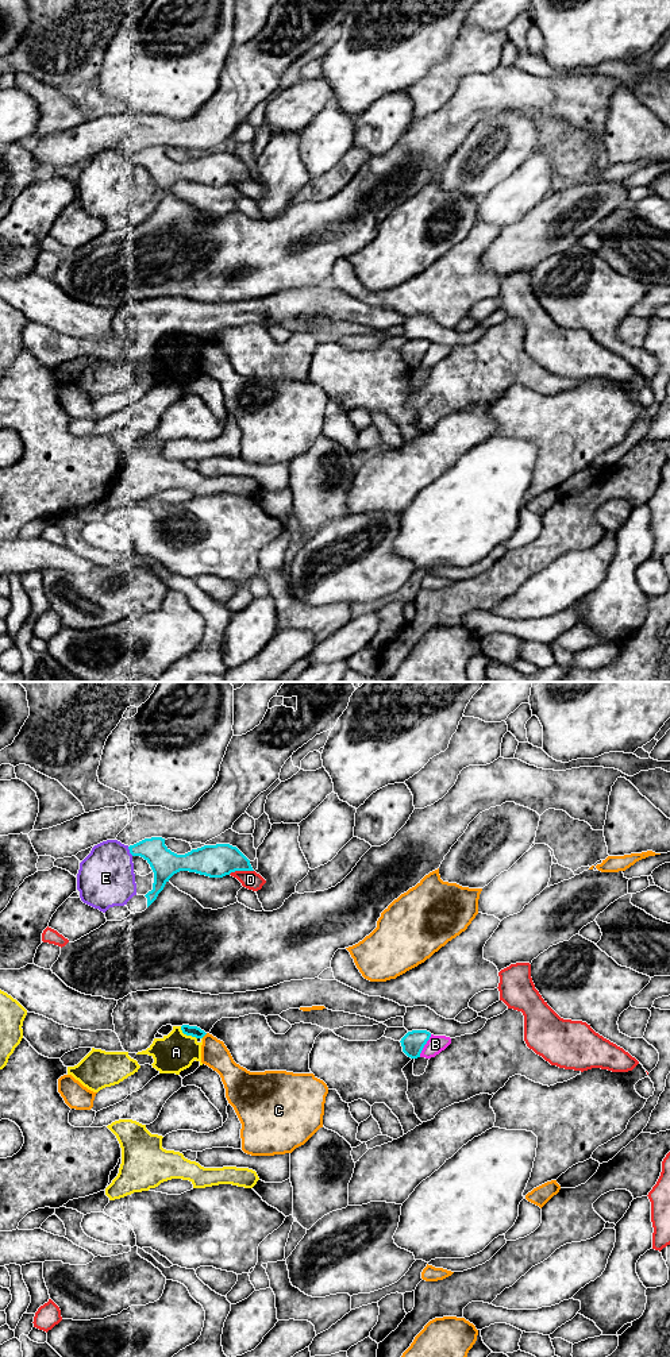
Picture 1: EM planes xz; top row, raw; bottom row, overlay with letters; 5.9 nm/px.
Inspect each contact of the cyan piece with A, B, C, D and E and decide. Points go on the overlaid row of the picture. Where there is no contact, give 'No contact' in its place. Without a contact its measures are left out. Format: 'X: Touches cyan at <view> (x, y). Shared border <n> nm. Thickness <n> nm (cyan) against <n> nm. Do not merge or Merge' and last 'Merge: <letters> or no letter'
A: Touches cyan at xz (187, 1034). Shared border 130 nm. Thickness 70 nm (cyan) against 220 nm. Merge
B: Touches cyan at xz (424, 1044). Shared border 150 nm. Thickness 140 nm (cyan) against 100 nm. Do not merge
C: Touches cyan at xz (204, 1034). Shared border 50 nm. Thickness 70 nm (cyan) against 160 nm. Do not merge
D: Touches cyan at xz (241, 870). Shared border 150 nm. Thickness 190 nm (cyan) against 110 nm. Do not merge
E: Touches cyan at xz (130, 851). Shared border 70 nm. Thickness 160 nm (cyan) against 340 nm. Do not merge
Merge: A

